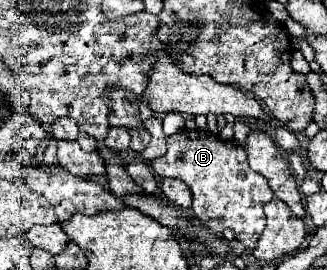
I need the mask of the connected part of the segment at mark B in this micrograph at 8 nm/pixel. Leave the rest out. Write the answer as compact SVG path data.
M184 129L168 137L168 151L166 155L152 161L152 171L160 179L180 179L190 187L194 195L192 211L200 225L218 235L224 229L232 229L236 231L236 239L240 243L250 249L256 247L256 241L262 235L266 223L264 205L272 201L274 193L268 187L266 179L250 169L242 145L222 141L204 129L202 137L194 137L194 131Z

